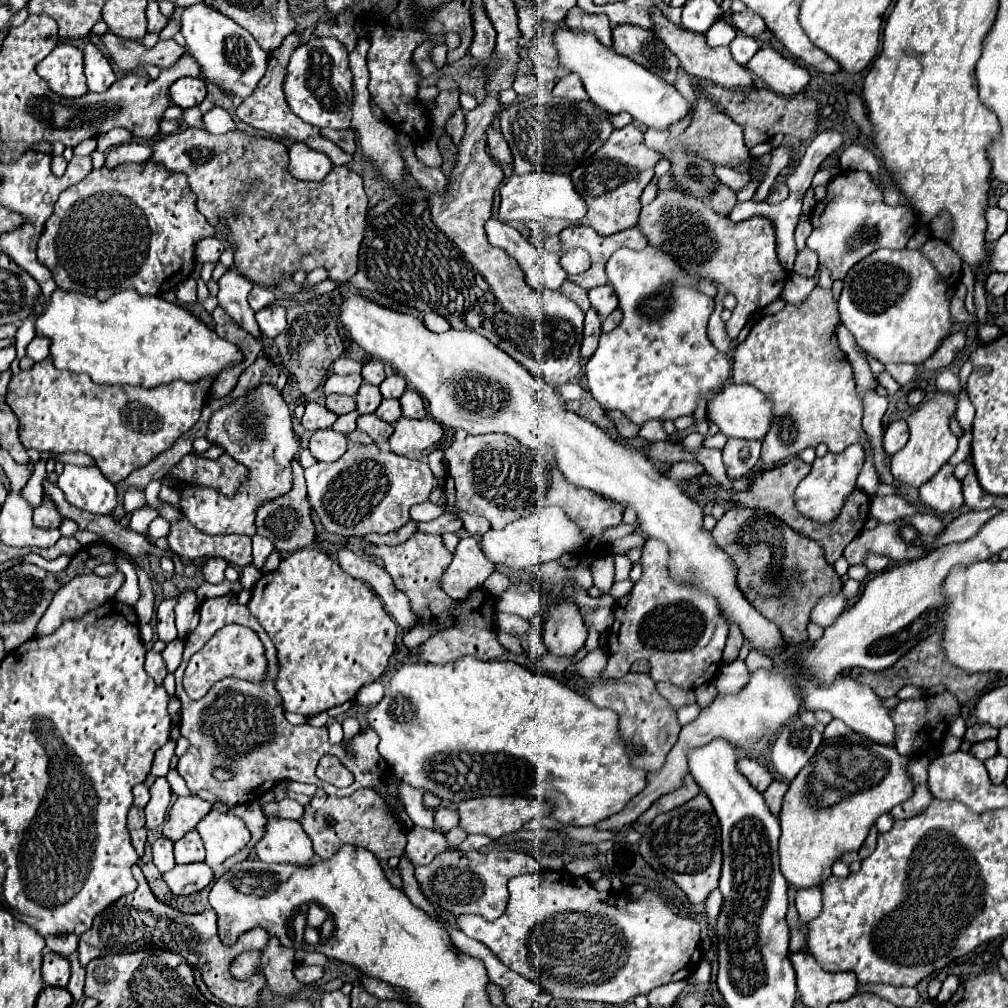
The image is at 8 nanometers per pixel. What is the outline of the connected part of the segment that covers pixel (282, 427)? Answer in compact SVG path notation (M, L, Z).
M262 385L250 395L240 397L232 405L216 411L208 425L206 439L216 445L222 445L230 457L236 457L236 461L244 463L250 469L250 477L238 489L234 499L228 499L226 495L220 495L218 491L208 487L184 485L178 509L202 533L208 535L244 533L252 537L256 533L254 517L260 503L264 503L266 499L276 499L288 493L288 489L292 487L290 461L298 453L298 445L294 441L288 405L272 385Z

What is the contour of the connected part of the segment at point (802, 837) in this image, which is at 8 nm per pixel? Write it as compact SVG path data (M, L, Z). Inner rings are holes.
M850 731L844 737L836 739L824 739L812 761L798 773L798 777L790 783L788 793L784 795L782 811L778 815L782 835L780 835L780 871L786 877L790 885L796 889L814 887L824 883L830 877L832 863L844 853L844 851L858 851L868 837L870 827L876 823L876 819L882 813L892 811L896 805L904 803L904 799L910 799L914 793L914 783L908 775L908 763L910 755L902 757L894 747L874 743L866 737L862 737L856 731Z

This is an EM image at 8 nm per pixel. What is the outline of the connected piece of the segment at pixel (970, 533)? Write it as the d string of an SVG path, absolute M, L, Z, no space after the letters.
M984 509L984 511L970 511L970 513L962 513L960 517L956 517L940 535L938 545L948 545L948 543L958 543L958 541L968 541L972 539L980 527L984 523L988 523L994 515L998 513L998 509Z

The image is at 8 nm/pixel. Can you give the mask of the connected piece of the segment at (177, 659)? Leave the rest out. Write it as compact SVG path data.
M176 638L174 641L168 643L165 649L161 652L168 672L175 672L182 661L185 641Z

